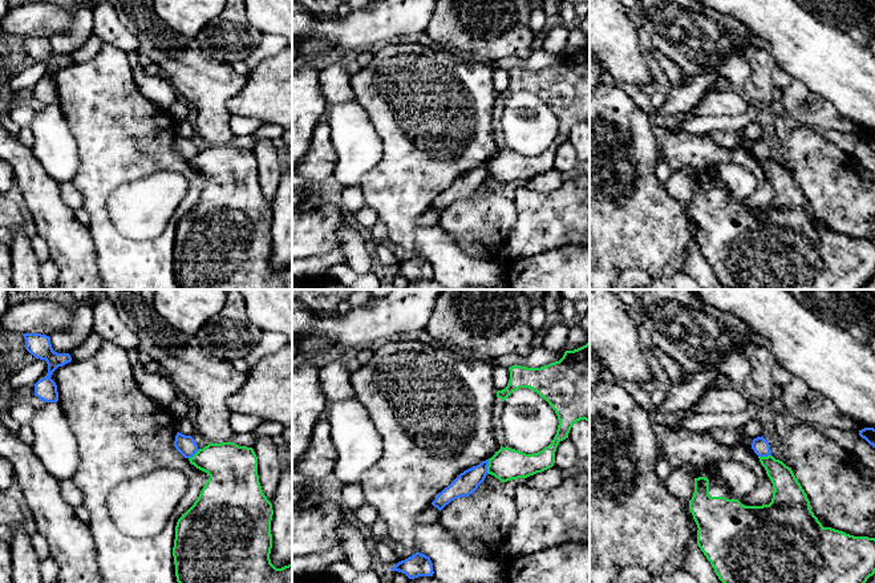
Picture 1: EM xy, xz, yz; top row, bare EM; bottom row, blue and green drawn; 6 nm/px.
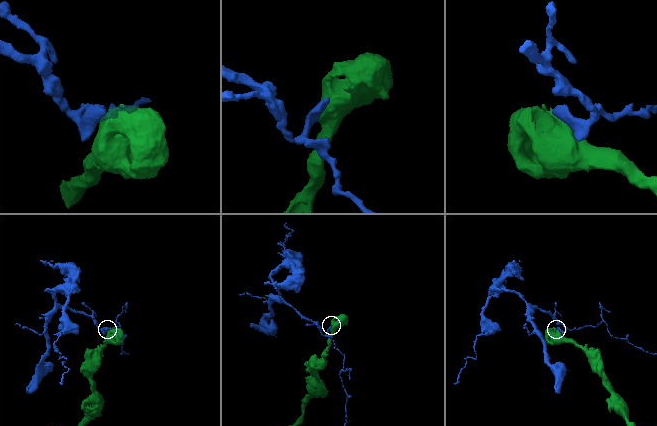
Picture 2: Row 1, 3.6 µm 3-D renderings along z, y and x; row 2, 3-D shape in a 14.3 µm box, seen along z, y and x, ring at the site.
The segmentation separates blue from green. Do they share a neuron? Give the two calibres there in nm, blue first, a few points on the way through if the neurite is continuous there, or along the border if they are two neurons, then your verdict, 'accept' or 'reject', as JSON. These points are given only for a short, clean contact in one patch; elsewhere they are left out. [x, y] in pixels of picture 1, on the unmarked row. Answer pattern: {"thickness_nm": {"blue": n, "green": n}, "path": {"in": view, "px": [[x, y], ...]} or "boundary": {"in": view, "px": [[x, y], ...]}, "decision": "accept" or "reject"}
{"thickness_nm": {"blue": 140, "green": 200}, "boundary": {"in": "xz", "px": [[489, 162], [487, 175]]}, "decision": "reject"}

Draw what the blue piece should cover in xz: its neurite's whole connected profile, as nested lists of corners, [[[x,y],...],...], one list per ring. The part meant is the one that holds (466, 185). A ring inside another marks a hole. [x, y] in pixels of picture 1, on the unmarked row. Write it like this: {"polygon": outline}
{"polygon": [[[489,162],[461,175],[447,190],[438,195],[432,207],[441,214],[451,203],[473,197],[489,177],[487,169]]]}

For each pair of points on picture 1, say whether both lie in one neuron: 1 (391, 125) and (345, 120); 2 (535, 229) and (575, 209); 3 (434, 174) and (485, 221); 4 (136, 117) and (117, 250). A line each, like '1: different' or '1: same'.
1: different
2: same
3: different
4: same

